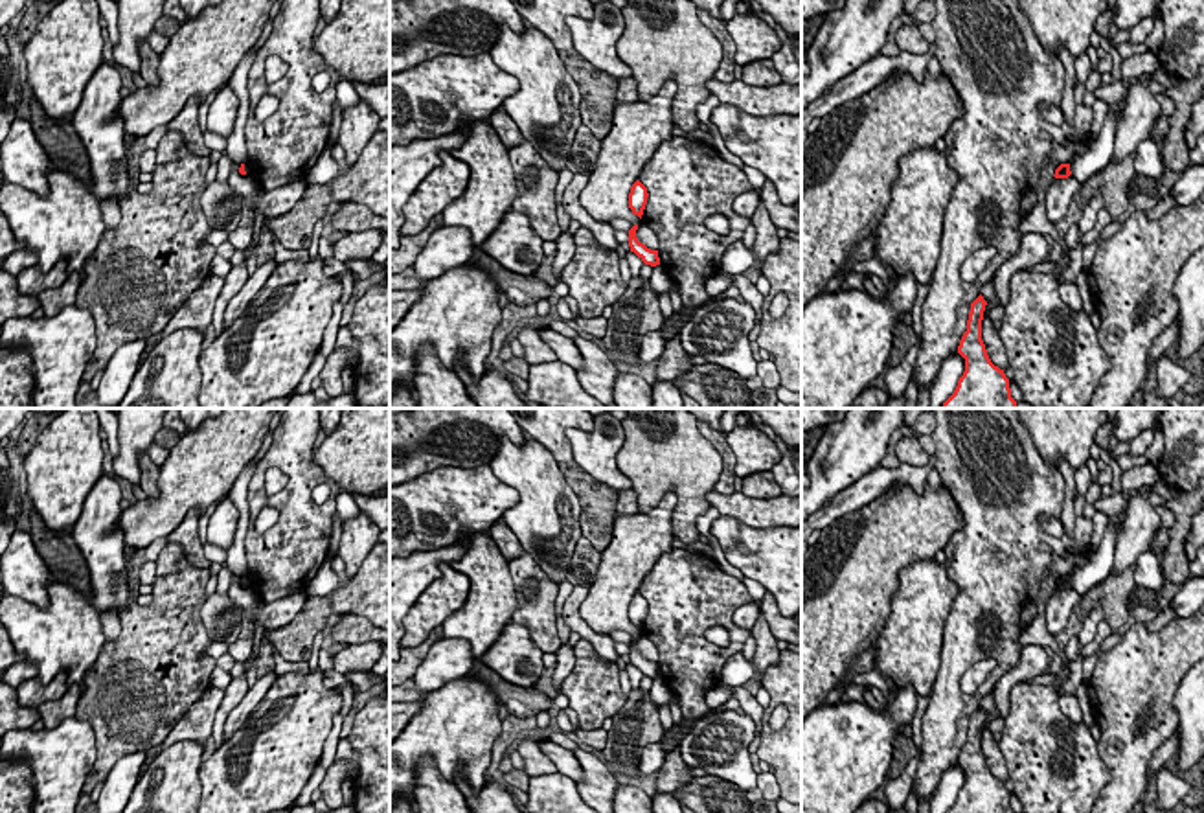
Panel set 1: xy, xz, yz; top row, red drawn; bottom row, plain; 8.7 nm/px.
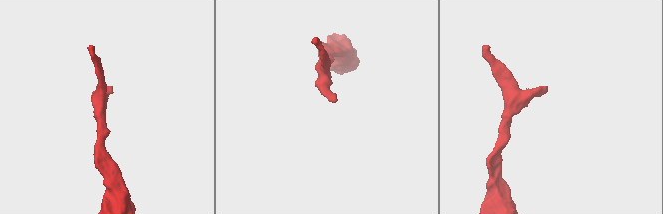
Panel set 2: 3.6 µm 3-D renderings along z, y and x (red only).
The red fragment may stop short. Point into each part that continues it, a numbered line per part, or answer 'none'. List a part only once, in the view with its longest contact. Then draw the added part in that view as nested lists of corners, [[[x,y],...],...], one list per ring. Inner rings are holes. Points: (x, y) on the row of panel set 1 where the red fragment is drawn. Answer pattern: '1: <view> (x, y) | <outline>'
none

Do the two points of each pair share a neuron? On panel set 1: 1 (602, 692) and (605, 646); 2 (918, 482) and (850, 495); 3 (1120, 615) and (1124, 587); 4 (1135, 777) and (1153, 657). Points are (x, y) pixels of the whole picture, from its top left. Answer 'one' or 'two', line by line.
1: two
2: one
3: one
4: one

